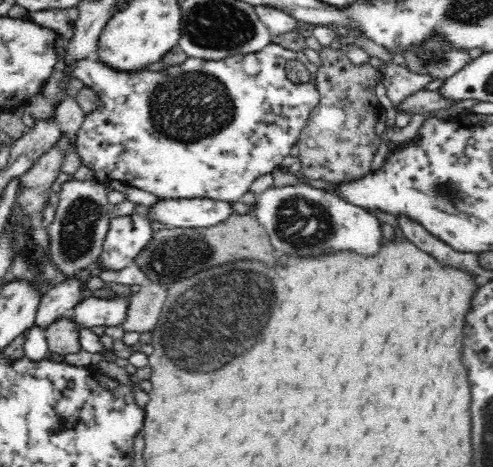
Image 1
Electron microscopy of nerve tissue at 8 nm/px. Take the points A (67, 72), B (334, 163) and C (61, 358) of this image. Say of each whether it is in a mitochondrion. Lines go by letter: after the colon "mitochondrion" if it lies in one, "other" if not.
A: other
B: other
C: other

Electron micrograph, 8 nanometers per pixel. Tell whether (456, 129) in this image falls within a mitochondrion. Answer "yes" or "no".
no

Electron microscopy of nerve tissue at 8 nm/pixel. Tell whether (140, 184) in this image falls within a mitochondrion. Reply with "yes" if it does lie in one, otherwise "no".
no

